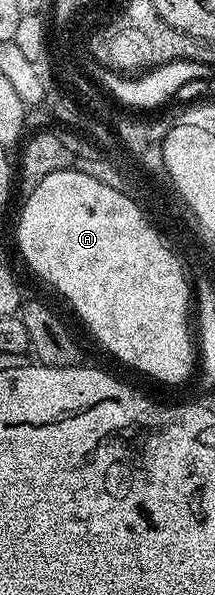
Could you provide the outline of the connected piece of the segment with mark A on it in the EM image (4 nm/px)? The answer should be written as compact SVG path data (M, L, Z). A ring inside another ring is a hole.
M57 170L46 175L38 184L37 189L25 197L23 214L19 217L19 253L27 260L27 265L43 281L48 281L69 304L75 308L75 313L87 324L87 329L116 357L124 361L131 369L152 377L155 381L164 381L167 385L179 385L187 376L192 376L197 365L197 345L193 340L193 289L189 277L179 272L177 259L172 259L169 250L163 249L159 236L153 227L145 224L144 217L139 217L137 207L125 195L117 194L113 187L97 183L97 179L82 177L77 171Z

